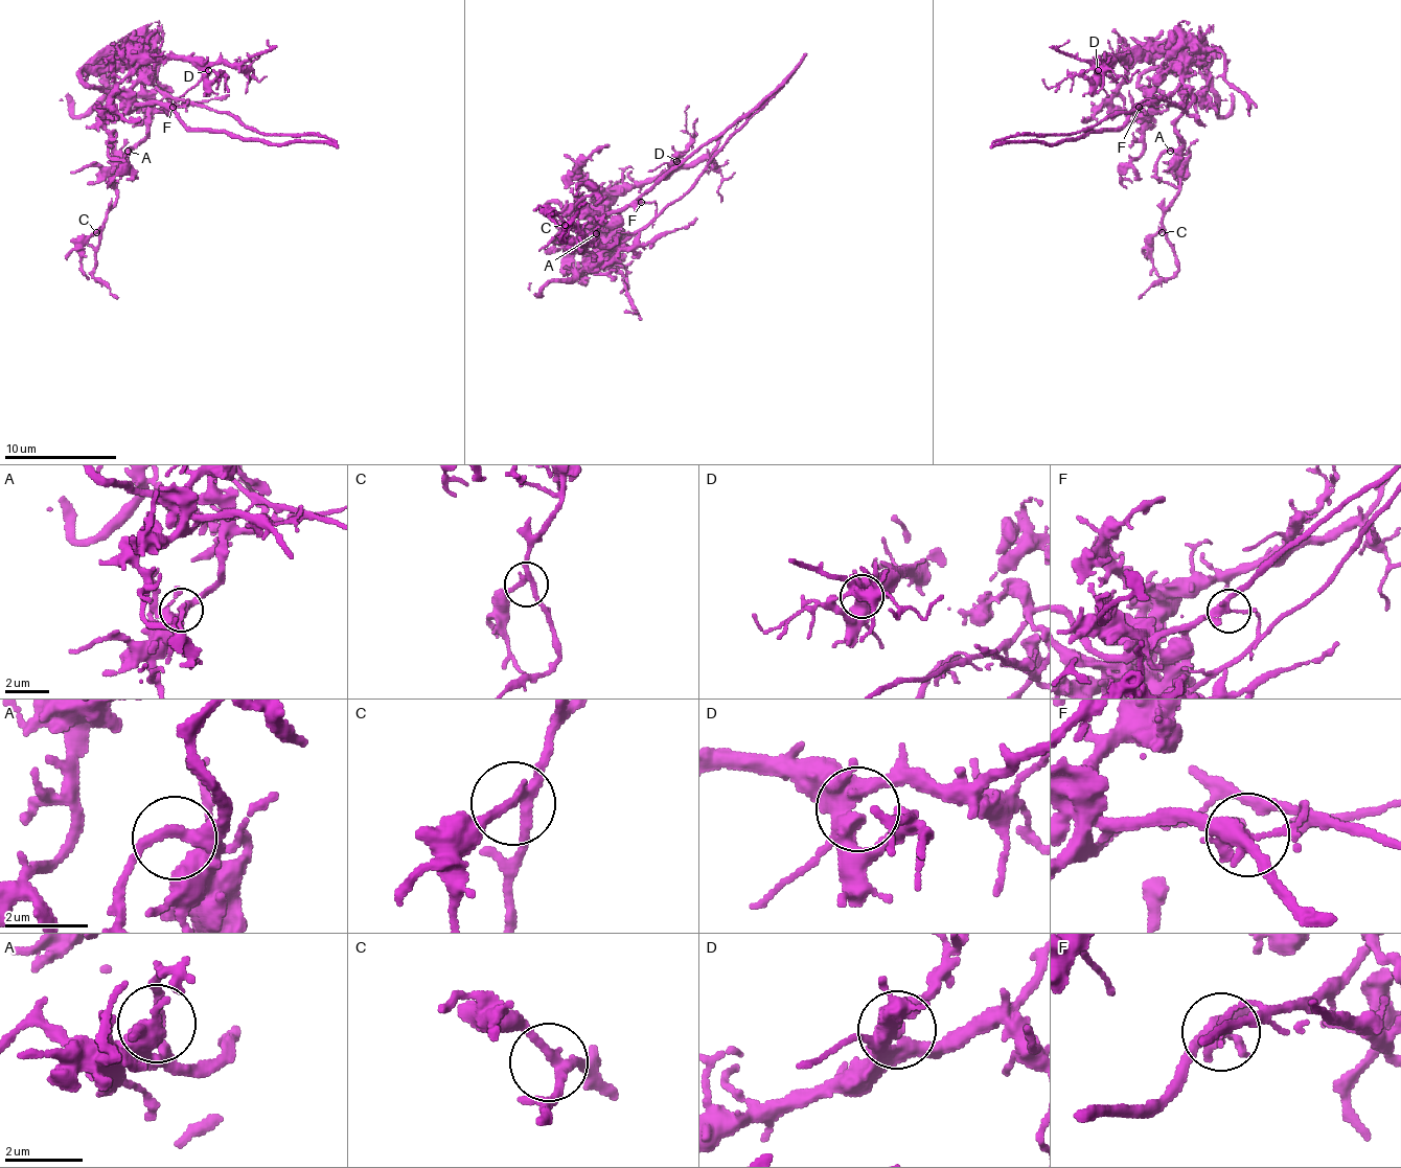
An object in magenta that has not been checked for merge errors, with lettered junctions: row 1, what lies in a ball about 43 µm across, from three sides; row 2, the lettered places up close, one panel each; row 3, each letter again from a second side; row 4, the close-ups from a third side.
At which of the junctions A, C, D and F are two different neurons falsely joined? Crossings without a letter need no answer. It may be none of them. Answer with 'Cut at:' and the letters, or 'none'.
Cut at: F

